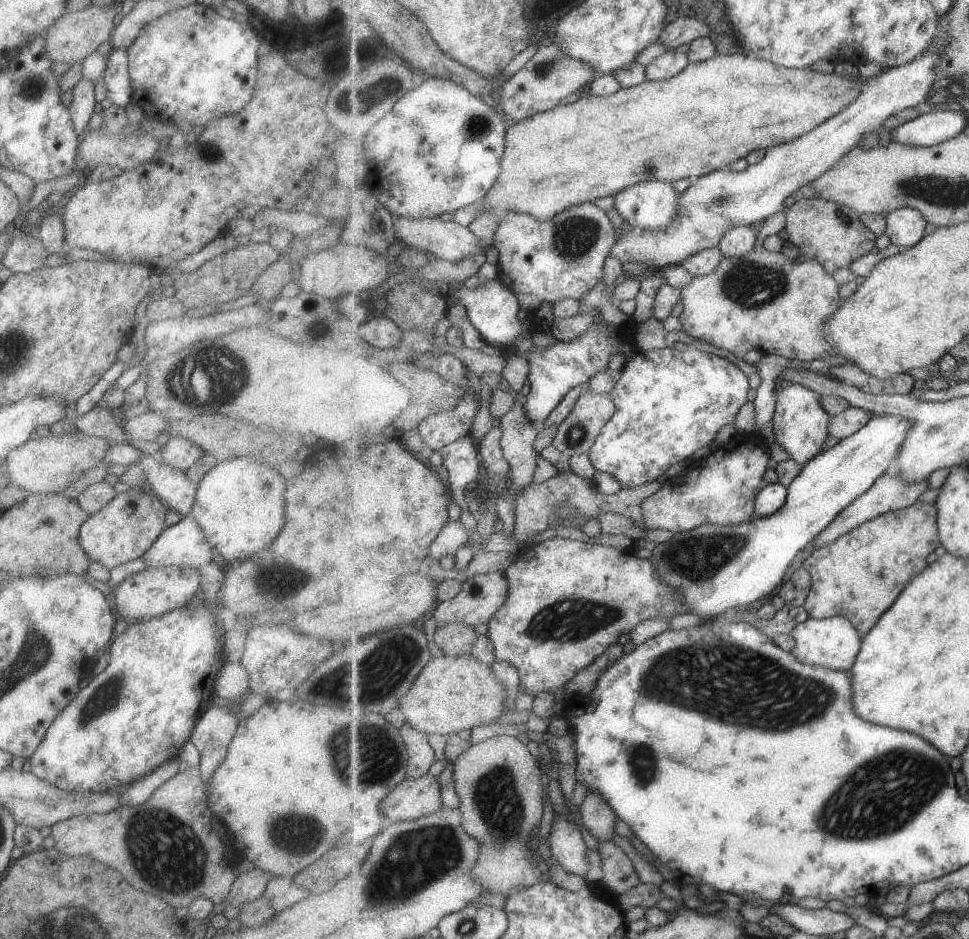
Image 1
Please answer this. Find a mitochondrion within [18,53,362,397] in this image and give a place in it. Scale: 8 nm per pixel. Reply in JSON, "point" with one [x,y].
{"point":[32,87]}

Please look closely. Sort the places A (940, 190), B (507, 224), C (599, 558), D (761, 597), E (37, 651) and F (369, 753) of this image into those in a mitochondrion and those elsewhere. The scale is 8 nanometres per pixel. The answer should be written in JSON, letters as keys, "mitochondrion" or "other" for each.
{"A":"mitochondrion","B":"other","C":"other","D":"other","E":"mitochondrion","F":"mitochondrion"}

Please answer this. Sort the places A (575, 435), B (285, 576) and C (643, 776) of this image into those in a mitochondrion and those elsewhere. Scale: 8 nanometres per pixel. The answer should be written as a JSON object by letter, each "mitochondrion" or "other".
{"A":"mitochondrion","B":"mitochondrion","C":"mitochondrion"}

